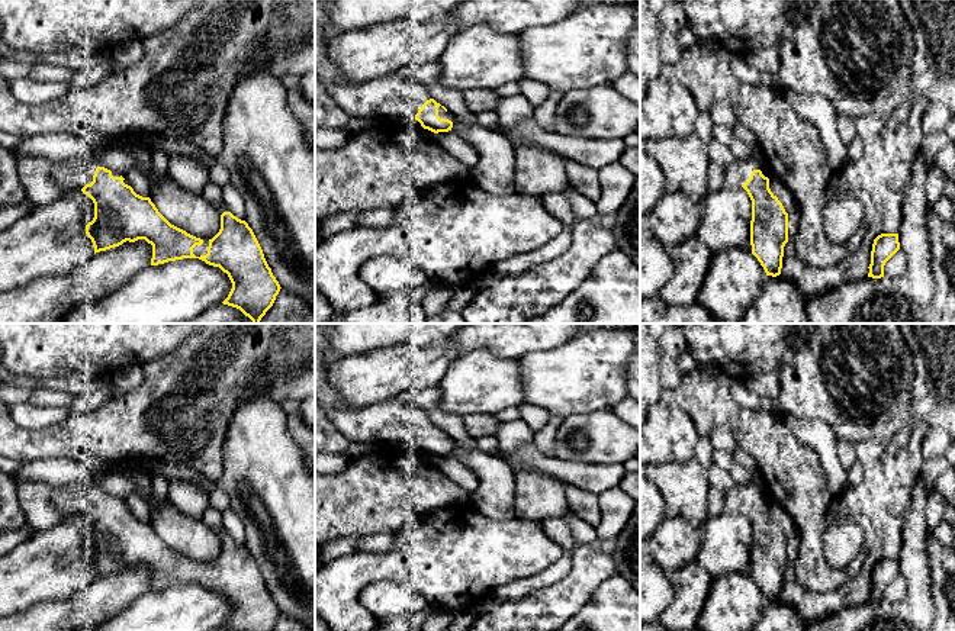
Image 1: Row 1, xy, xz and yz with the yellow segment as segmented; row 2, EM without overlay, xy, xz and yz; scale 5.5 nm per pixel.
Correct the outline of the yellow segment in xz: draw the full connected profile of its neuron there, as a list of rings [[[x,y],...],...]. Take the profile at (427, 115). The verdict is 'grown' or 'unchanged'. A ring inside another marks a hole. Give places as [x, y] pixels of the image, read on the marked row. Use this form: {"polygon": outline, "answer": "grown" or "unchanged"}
{"polygon": [[[315,0],[315,75],[335,103],[353,117],[372,120],[399,119],[405,126],[424,128],[434,133],[448,132],[454,115],[425,90],[398,73],[351,83],[329,58],[331,32],[327,15]]], "answer": "grown"}

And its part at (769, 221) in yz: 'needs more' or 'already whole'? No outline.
needs more

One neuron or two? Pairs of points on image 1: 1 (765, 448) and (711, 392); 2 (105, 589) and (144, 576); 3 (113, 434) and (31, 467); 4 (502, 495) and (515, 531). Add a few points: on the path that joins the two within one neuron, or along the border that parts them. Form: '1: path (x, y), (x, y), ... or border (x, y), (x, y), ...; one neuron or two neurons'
1: path (752, 434), (724, 406); one neuron
2: path (115, 589), (134, 580); one neuron
3: border (92, 457), (38, 457), (23, 463); two neurons
4: border (478, 511), (494, 520), (513, 520), (517, 517); two neurons

